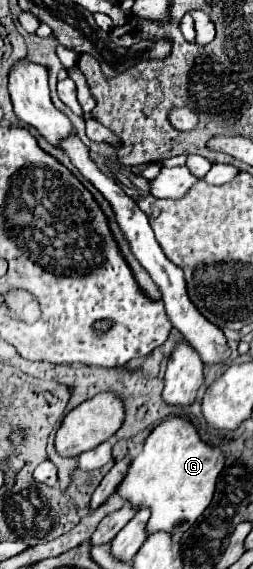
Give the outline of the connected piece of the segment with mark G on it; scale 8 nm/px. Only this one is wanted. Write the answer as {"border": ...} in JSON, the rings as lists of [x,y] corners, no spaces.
{"border":[[[169,418],[161,422],[145,440],[141,452],[133,458],[125,480],[117,492],[139,508],[149,508],[151,518],[147,532],[169,532],[173,536],[183,534],[199,514],[211,504],[215,494],[215,482],[225,466],[225,454],[221,448],[201,440],[197,428],[187,418]]]}

